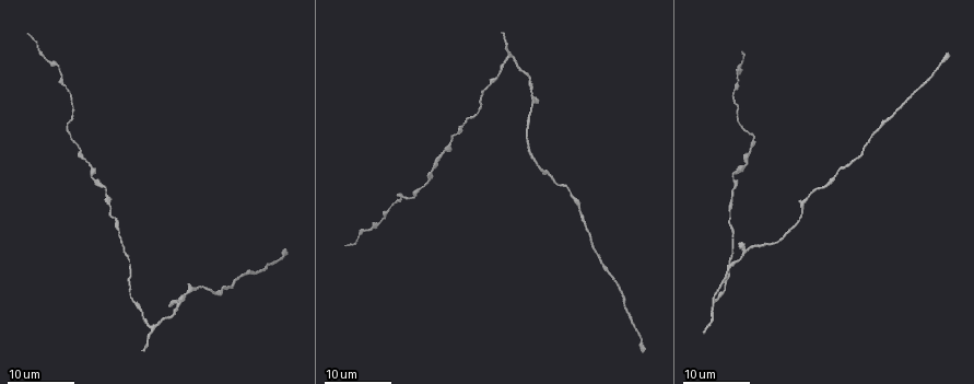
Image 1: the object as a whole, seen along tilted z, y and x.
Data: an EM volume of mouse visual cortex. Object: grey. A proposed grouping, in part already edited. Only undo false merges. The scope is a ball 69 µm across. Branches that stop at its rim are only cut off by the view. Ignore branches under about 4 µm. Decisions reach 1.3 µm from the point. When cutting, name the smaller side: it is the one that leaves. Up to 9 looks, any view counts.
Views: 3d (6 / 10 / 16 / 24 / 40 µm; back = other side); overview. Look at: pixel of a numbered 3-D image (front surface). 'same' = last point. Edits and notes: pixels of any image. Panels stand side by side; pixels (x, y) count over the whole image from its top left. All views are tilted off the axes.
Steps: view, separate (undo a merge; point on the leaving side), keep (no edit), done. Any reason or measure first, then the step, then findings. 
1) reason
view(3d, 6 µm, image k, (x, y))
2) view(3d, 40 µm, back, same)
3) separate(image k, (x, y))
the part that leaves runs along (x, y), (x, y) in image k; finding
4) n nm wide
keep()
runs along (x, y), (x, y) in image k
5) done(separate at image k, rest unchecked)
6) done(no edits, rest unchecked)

sudden change in width
view(3d, 24 µm, image 1, (428, 181))

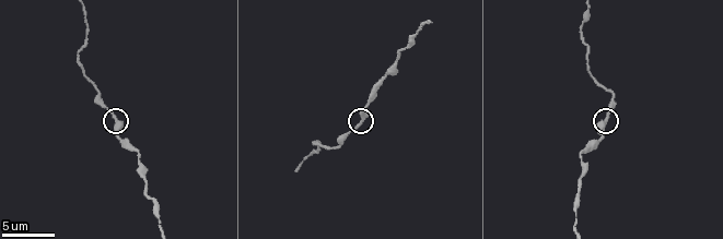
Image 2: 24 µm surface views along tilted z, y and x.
view(3d, 10 µm, image 2, (364, 120))

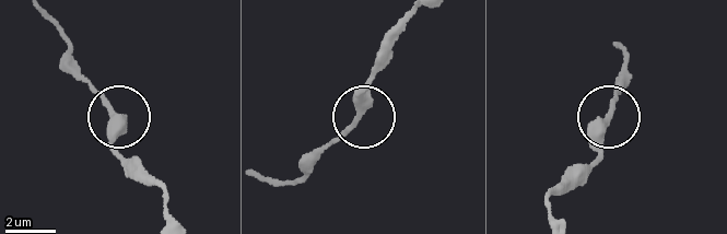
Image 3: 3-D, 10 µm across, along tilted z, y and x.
keep()
runs along (414, 12), (364, 90), (361, 119), (304, 154) in image 3; continuous, no second cell

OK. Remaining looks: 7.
view(3d, 16 µm, image 2, (140, 156))

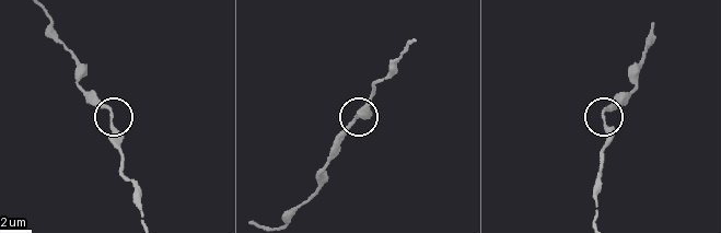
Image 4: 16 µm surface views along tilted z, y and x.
keep()
runs along (144, 219), (140, 190), (124, 170), (112, 115), (86, 101) in image 4; one cell here

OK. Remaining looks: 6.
narrows sharply
view(3d, 24 µm, image 1, (365, 231))

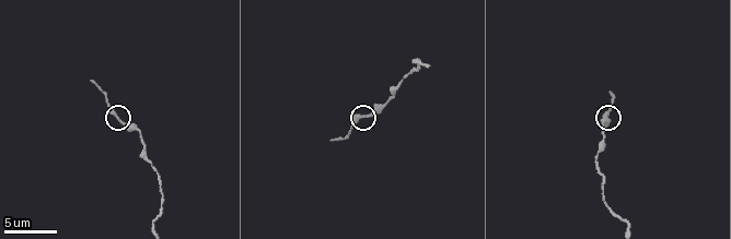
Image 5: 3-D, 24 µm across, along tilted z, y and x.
view(3d, 6 µm, image 5, (121, 120))

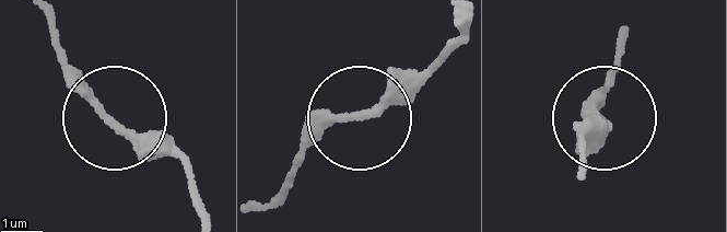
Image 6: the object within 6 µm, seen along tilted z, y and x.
keep()
runs along (462, 37), (377, 105), (325, 129), (294, 165) in image 6; continuous, no second cell

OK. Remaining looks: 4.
three-way junction
view(3d, 16 µm, image 1, (510, 54))

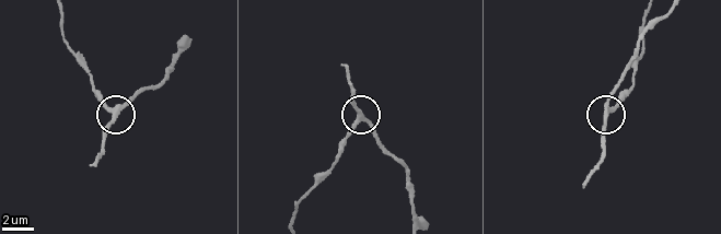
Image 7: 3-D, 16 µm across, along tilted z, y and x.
view(3d, 6 µm, image 7, (362, 119))

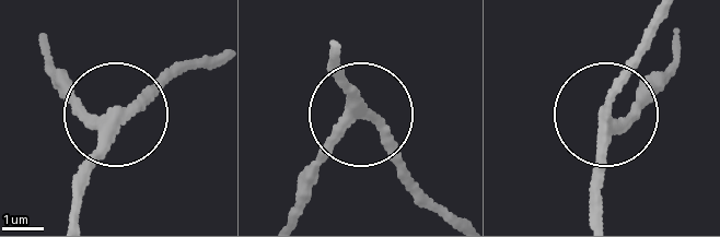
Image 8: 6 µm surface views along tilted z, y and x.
3 arms
keep()
all the same cell

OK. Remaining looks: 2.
done(no edits, rest unchecked)

